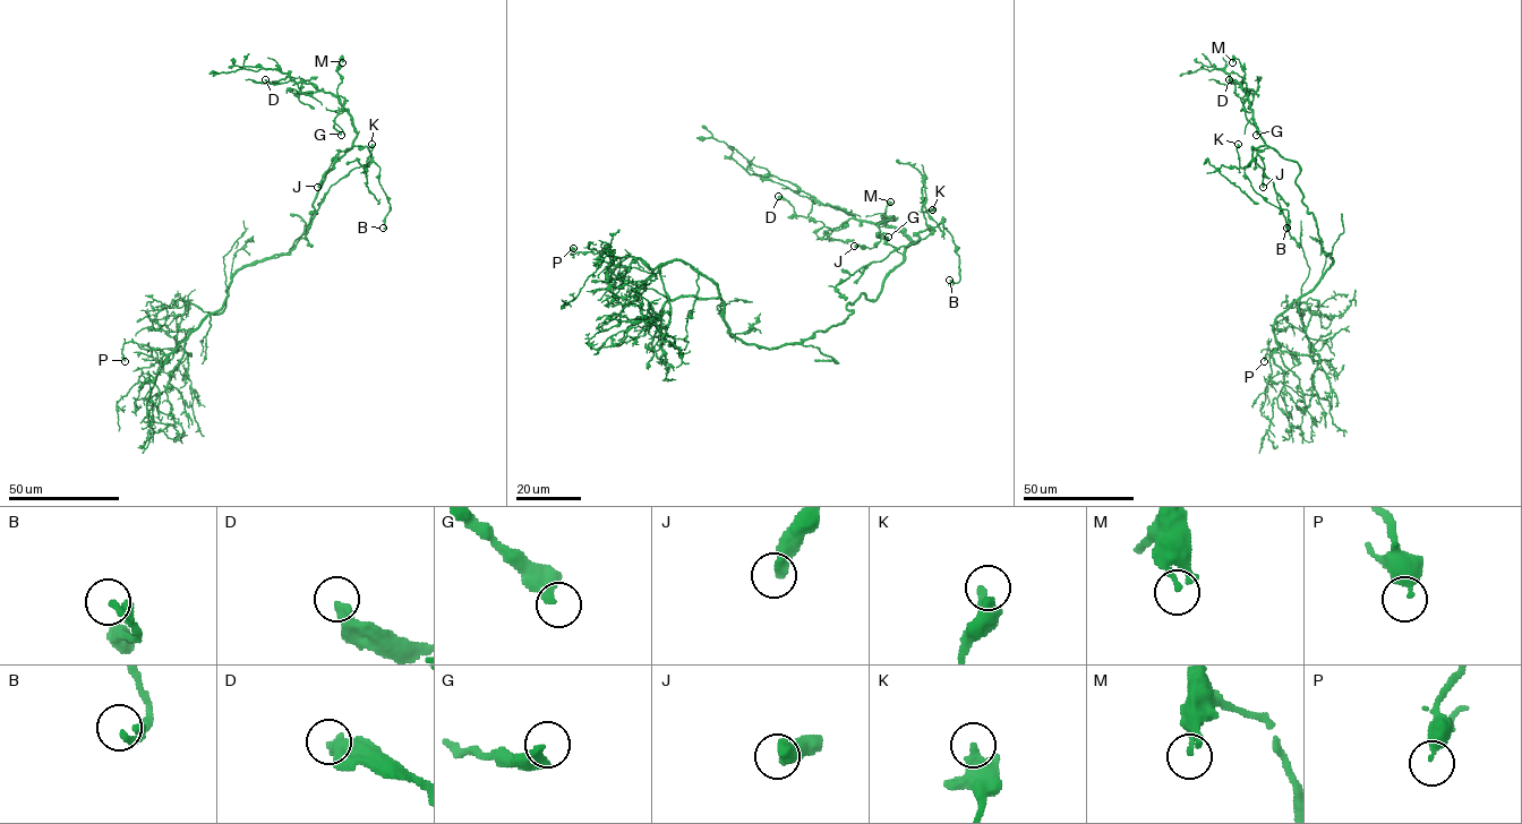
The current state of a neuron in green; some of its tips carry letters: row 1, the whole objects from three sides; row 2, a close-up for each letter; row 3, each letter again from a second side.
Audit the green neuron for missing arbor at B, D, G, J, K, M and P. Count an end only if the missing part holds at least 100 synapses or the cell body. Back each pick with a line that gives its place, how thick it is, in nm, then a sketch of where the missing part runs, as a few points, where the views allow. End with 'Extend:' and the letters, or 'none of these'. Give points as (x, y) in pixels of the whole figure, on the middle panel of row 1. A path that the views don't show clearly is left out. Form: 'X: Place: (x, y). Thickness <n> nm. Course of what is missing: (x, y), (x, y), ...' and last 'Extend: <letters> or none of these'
Extend: none of these

